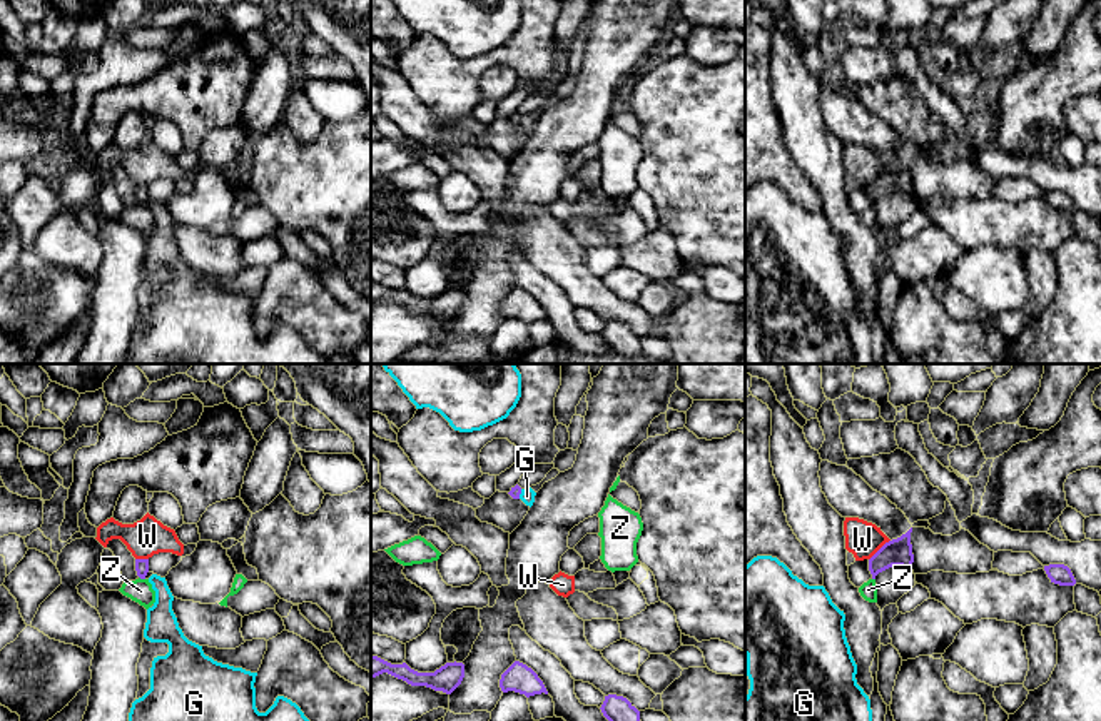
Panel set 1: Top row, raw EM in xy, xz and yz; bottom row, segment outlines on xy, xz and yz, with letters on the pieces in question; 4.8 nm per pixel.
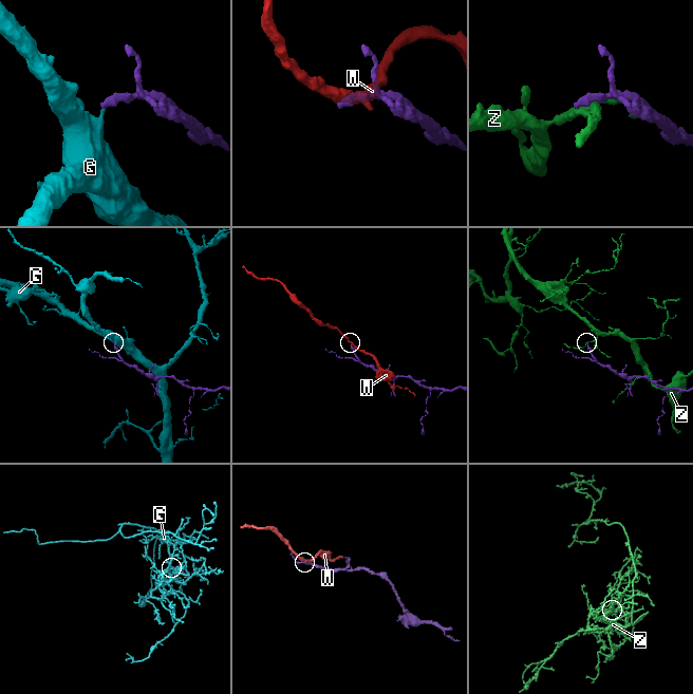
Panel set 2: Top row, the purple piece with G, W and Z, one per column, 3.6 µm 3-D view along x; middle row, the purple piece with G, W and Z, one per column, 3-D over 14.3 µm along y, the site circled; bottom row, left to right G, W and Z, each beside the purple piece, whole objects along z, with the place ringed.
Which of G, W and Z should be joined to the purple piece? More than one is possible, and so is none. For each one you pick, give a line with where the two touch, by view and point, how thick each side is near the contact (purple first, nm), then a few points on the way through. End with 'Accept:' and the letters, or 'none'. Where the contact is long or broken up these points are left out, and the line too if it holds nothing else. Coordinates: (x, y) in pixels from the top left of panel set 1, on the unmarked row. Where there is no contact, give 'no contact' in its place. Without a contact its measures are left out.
Accept: none

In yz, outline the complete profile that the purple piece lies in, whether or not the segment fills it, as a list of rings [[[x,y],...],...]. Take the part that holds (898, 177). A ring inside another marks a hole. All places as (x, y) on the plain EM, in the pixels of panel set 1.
[[[912,154],[897,165],[885,169],[870,185],[869,185],[869,197],[872,205],[875,202],[892,192],[902,192],[912,195],[914,180],[911,170],[911,159]]]

